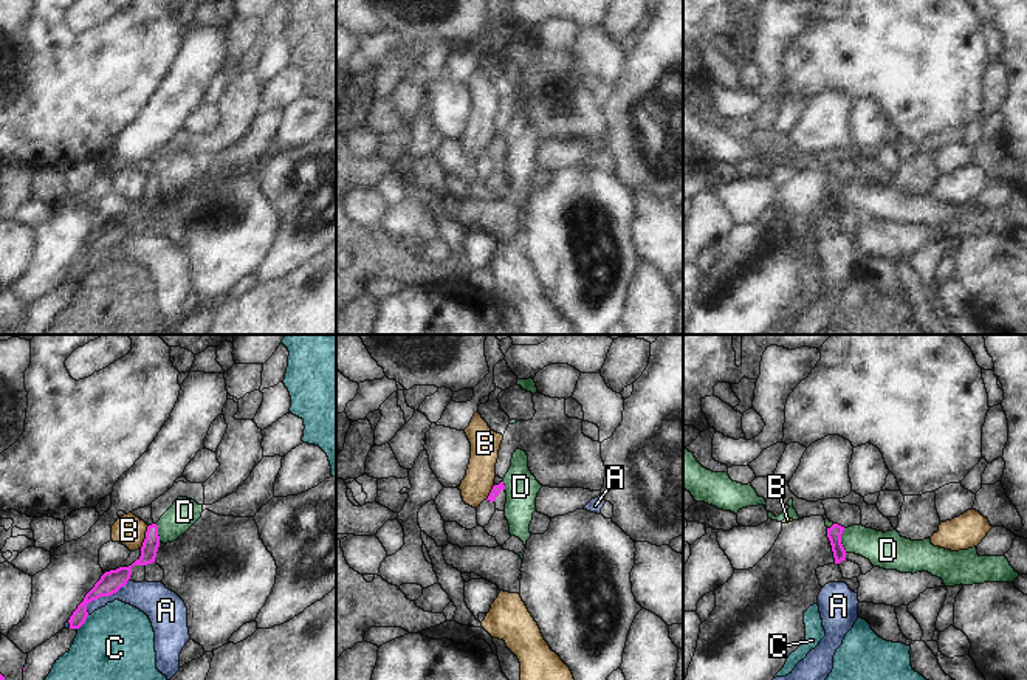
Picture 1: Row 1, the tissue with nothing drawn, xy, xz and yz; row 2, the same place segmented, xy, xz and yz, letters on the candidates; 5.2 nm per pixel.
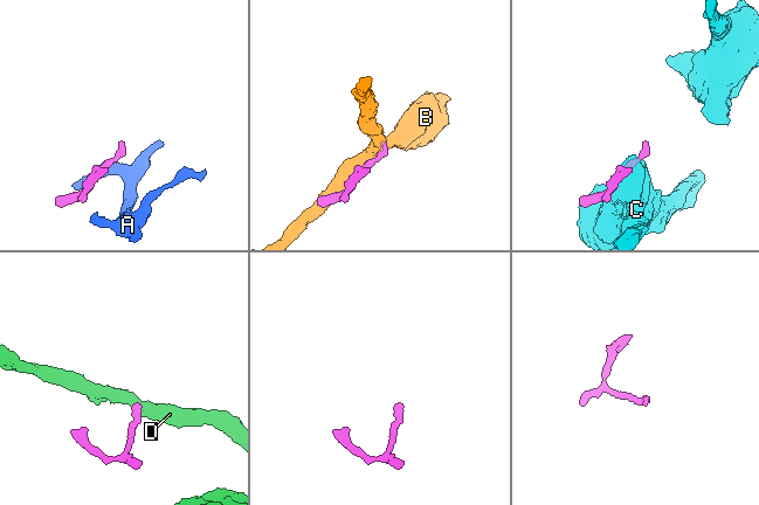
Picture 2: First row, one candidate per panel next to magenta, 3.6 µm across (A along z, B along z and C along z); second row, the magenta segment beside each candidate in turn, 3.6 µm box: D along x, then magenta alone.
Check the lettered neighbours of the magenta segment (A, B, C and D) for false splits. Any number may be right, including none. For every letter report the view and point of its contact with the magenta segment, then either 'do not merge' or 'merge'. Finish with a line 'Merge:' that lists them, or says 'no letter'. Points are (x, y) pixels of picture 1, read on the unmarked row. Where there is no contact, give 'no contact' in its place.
A: contact xy (103, 248); do not merge
B: contact xy (146, 189); do not merge
C: contact xy (84, 274); do not merge
D: contact yz (840, 194); do not merge
Merge: no letter

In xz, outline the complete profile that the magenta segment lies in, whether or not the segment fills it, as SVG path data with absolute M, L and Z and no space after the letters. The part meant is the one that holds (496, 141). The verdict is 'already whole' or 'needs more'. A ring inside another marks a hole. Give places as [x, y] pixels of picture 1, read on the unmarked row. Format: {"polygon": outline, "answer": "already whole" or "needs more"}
{"polygon": "M500 135L499 138L494 138L488 152L489 155L496 156L496 163L505 164L505 156L507 156L507 146L505 146L505 138Z", "answer": "needs more"}

